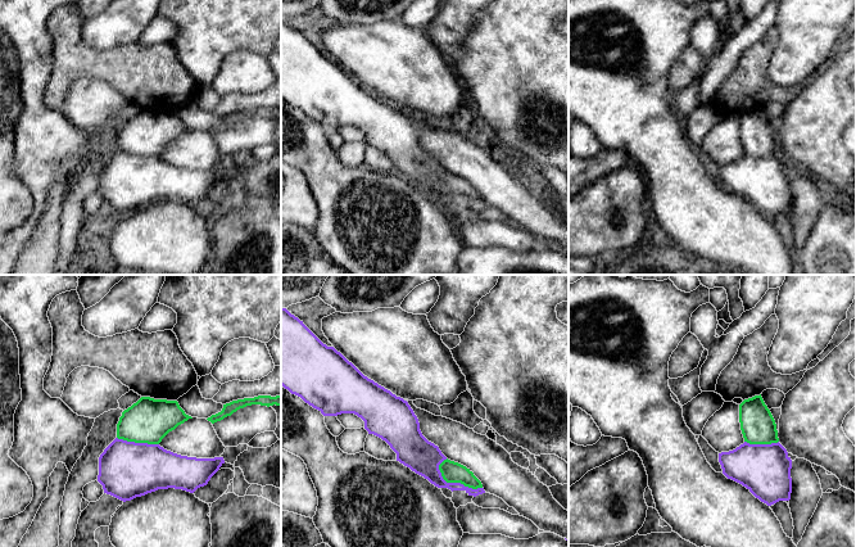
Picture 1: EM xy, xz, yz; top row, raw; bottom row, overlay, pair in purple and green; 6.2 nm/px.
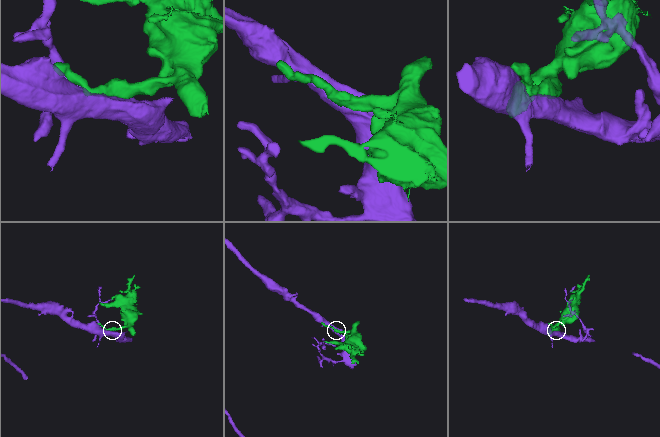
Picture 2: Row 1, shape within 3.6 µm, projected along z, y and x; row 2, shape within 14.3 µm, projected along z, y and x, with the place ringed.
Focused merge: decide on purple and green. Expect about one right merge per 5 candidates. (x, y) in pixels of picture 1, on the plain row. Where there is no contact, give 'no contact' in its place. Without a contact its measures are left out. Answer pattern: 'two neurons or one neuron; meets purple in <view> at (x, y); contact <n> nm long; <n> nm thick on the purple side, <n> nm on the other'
two neurons; meets purple in xz at (456, 195); contact 320 nm long; 200 nm thick on the purple side, 130 nm on the other

